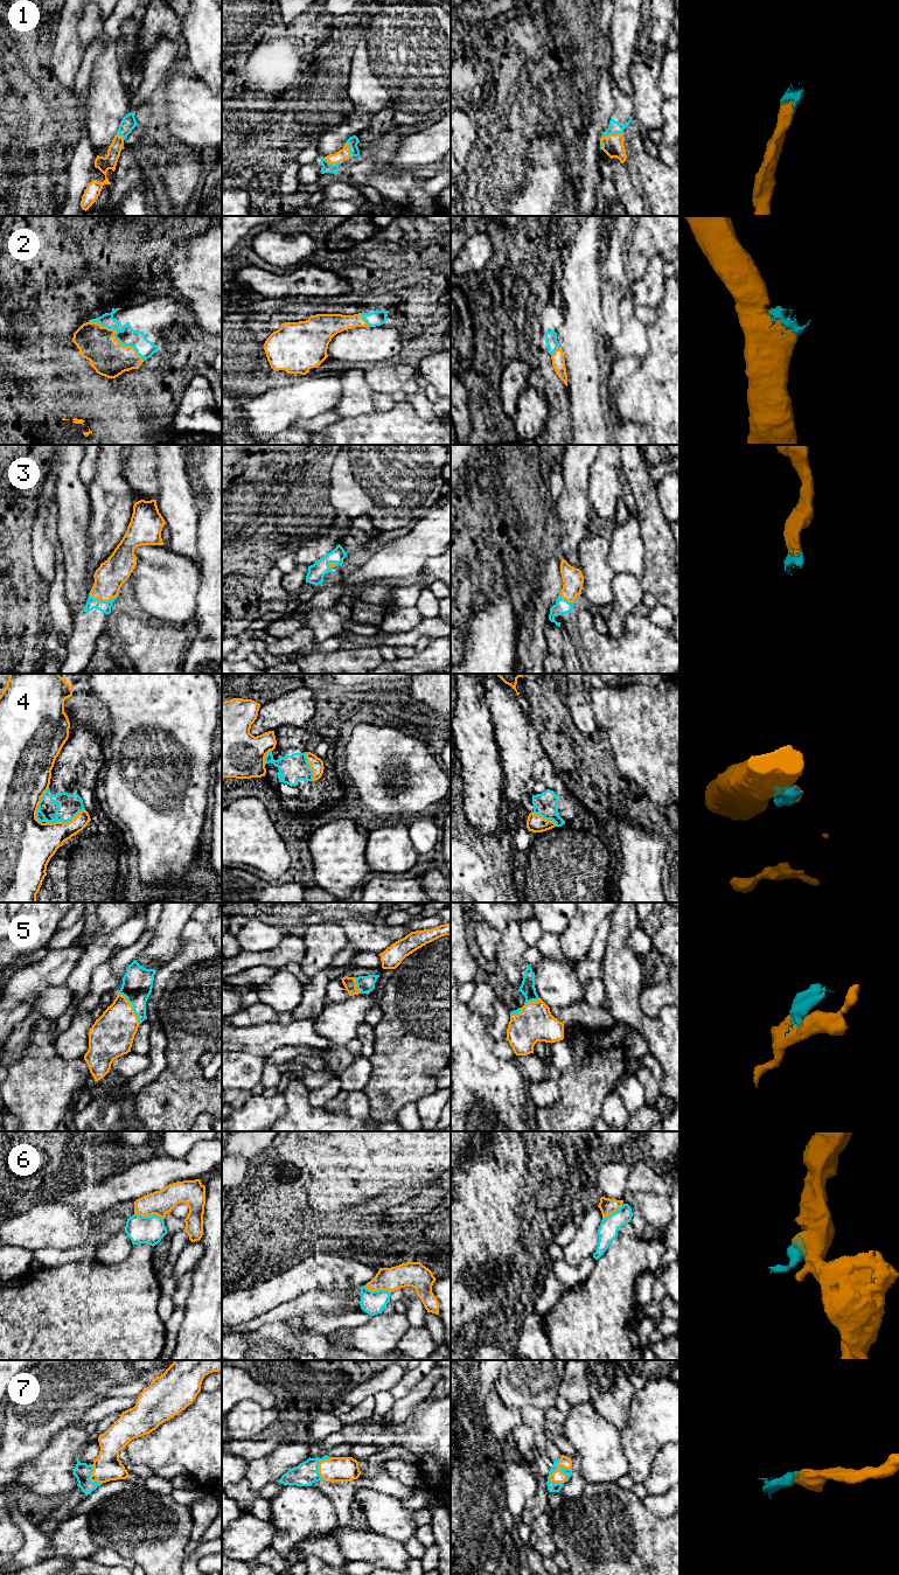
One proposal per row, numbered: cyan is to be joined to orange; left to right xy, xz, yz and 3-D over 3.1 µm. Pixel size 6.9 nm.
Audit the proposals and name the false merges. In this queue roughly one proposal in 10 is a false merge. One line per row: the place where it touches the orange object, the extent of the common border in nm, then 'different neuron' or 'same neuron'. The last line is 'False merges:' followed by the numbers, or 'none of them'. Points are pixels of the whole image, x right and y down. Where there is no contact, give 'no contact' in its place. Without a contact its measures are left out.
1: yz (611, 134) | 160 nm | same neuron
2: xy (113, 336) | 480 nm | same neuron
3: xy (104, 600) | 200 nm | same neuron
4: xy (63, 822) | 280 nm | different neuron
5: xy (132, 1008) | 280 nm | same neuron
6: xy (148, 1215) | 200 nm | different neuron
7: yz (553, 1471) | 180 nm | same neuron
False merges: 4, 6

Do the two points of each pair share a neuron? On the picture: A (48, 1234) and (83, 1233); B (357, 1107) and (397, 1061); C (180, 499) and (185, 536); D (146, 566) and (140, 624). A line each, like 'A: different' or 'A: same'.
A: same
B: different
C: same
D: different

